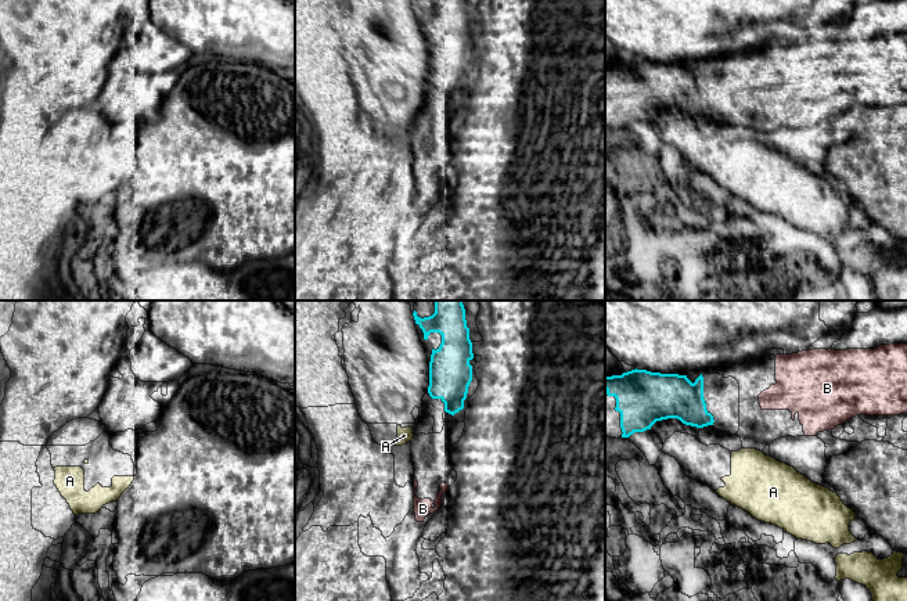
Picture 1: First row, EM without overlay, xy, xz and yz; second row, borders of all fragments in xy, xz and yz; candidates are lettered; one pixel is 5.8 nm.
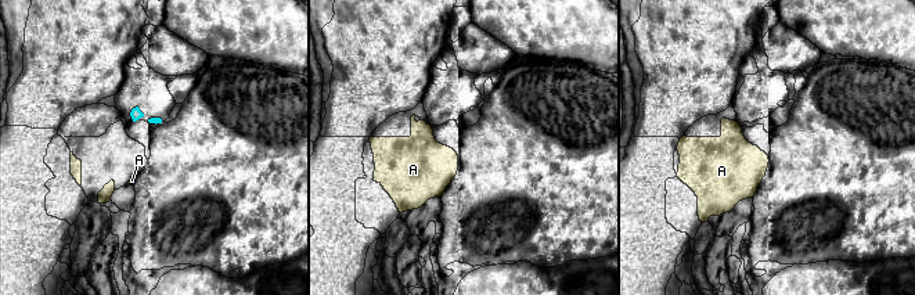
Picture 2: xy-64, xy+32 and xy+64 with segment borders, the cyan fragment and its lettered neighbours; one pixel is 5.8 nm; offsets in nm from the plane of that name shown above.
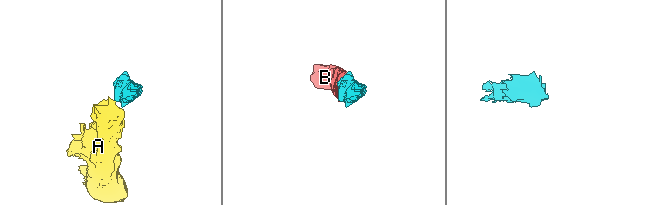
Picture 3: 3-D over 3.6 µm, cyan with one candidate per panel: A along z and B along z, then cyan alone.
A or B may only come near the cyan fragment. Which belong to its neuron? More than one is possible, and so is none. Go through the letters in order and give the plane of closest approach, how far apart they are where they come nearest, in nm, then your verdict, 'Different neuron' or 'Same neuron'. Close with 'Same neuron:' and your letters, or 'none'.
A: Closest in yz. Distance 200 nm. Different neuron
B: Closest in yz. Distance 280 nm. Same neuron
Same neuron: B

